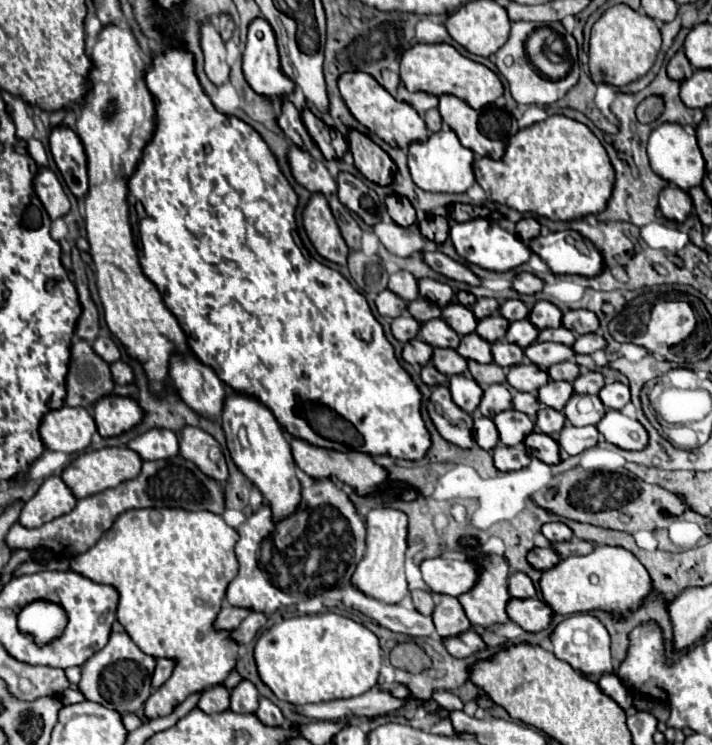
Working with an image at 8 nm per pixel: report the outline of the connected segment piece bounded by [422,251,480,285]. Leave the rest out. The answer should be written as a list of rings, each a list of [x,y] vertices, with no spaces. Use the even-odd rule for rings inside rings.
[[[422,251],[422,259],[436,271],[436,273],[442,273],[444,277],[448,279],[454,279],[454,281],[462,281],[462,283],[468,283],[468,285],[480,285],[480,279],[468,269],[464,267],[462,263],[446,257],[444,253],[440,251]]]

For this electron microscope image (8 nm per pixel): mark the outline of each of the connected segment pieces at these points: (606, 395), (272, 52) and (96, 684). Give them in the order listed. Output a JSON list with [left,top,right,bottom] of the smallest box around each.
[[598,383,630,411],[242,17,294,97],[78,633,156,715]]

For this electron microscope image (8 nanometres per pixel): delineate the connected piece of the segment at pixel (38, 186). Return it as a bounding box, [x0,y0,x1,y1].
[34,169,70,219]

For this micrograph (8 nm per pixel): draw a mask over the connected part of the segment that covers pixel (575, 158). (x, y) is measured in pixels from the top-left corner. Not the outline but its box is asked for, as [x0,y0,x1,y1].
[474,115,614,221]

